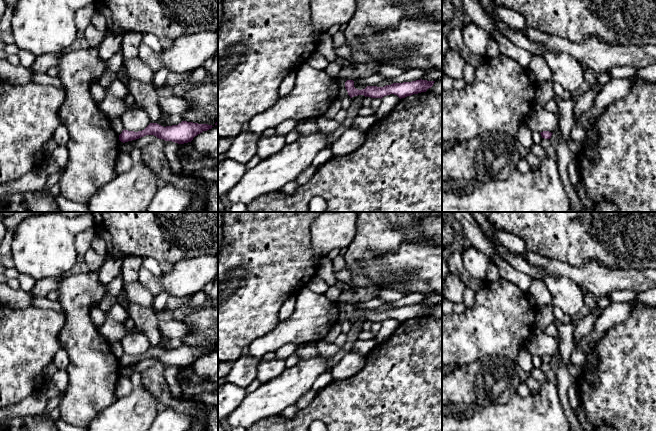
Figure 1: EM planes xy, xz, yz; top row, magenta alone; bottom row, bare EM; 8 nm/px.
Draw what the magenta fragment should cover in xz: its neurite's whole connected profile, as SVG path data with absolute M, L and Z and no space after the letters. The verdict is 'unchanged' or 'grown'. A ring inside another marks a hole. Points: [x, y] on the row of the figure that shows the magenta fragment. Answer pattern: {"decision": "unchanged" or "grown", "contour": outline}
{"decision": "unchanged", "contour": "M420 79L412 82L393 83L384 87L367 86L365 89L358 90L354 87L353 80L347 80L345 82L345 88L350 98L358 95L364 95L365 97L368 96L371 98L381 99L384 96L394 94L401 99L407 96L411 96L413 94L426 92L429 88L433 86L434 82L435 81L427 81Z"}

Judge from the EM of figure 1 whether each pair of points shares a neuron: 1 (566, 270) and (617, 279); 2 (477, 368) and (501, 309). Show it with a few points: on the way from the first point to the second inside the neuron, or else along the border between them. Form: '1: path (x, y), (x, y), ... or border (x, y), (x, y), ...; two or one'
1: path (579, 275), (604, 279); one
2: border (481, 359), (457, 366); two

